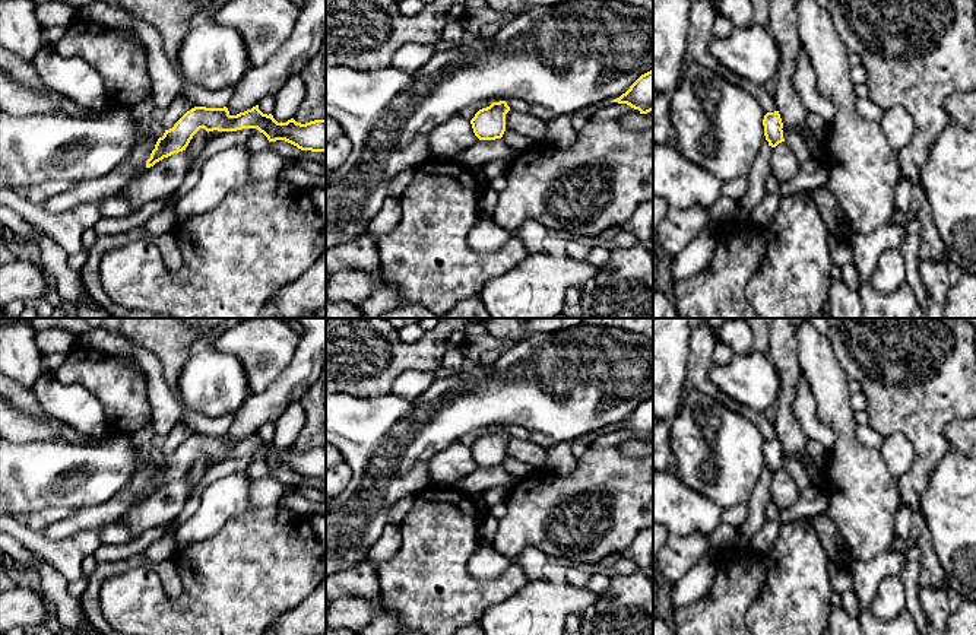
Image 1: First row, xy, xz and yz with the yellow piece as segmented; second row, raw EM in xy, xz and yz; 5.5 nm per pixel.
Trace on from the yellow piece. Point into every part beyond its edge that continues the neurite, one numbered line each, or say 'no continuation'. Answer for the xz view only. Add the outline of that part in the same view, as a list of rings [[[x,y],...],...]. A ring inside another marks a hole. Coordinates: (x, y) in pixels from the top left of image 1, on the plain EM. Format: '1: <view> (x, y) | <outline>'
no continuation

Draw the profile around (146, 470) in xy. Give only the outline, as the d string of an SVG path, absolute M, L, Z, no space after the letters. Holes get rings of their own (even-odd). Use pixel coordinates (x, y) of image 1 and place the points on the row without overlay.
M148 450L139 453L139 470L130 482L130 489L136 493L136 502L131 505L137 508L146 499L146 488L150 485L152 477L155 476L158 466L155 464L152 455Z

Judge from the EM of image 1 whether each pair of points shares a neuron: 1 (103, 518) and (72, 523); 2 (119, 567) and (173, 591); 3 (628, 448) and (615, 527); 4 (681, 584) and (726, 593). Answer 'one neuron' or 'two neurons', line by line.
1: one neuron
2: one neuron
3: two neurons
4: two neurons

